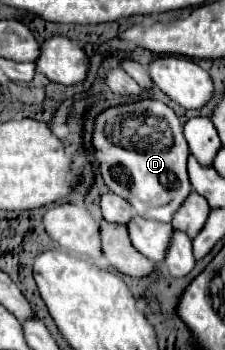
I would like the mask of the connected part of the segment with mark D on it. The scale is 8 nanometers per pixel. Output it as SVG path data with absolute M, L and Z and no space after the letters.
M143 99L103 111L95 121L93 147L105 185L115 195L127 199L139 217L171 223L173 213L191 193L187 177L189 147L183 137L183 125L171 107Z

